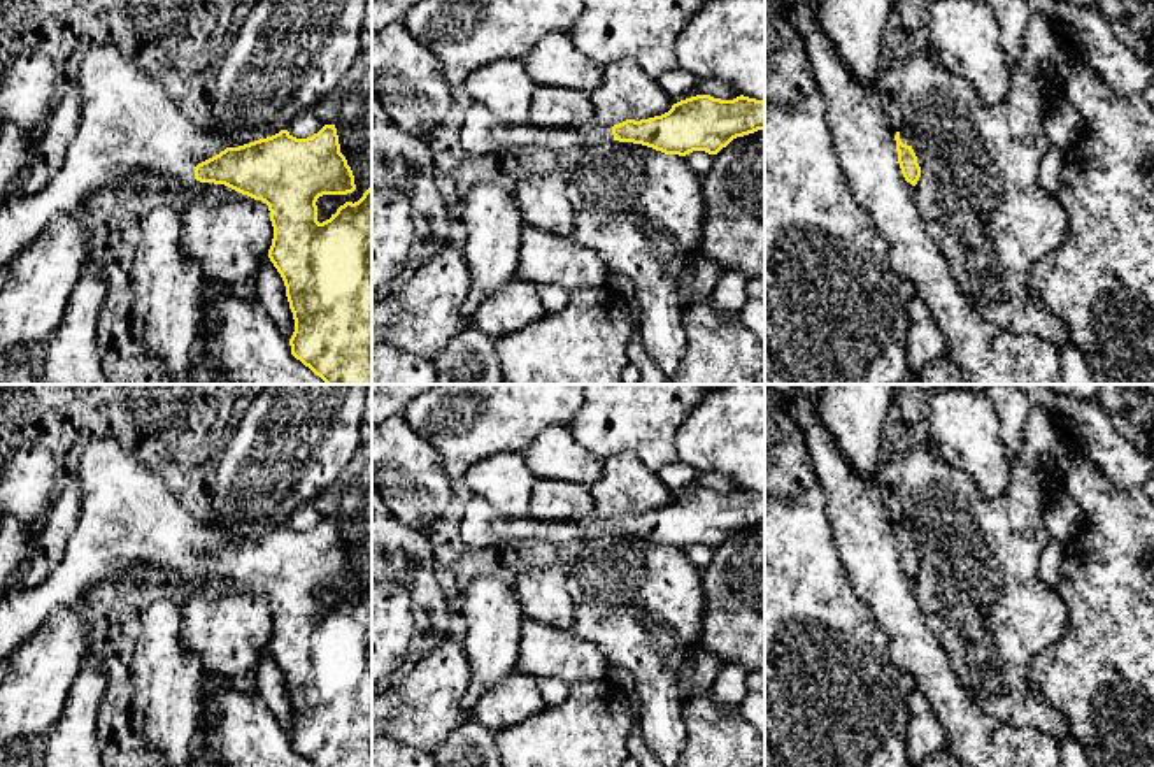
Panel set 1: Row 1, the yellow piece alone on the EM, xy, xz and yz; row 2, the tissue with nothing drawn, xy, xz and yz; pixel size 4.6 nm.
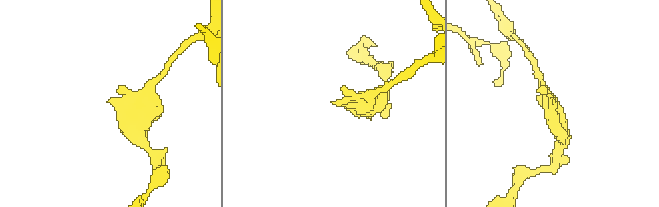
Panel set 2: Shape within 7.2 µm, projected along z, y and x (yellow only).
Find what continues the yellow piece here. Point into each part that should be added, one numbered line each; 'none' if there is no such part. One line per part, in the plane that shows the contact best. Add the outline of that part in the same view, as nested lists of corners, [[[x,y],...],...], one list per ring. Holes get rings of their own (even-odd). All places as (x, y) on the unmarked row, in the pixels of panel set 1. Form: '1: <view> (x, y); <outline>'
1: xy (128, 516); [[[112,435],[89,439],[79,460],[77,476],[81,518],[65,556],[42,584],[33,588],[16,584],[0,602],[0,662],[26,642],[53,613],[70,607],[95,583],[140,563],[189,576],[195,572],[195,560],[223,542],[209,521],[196,520],[172,497],[161,474]]]

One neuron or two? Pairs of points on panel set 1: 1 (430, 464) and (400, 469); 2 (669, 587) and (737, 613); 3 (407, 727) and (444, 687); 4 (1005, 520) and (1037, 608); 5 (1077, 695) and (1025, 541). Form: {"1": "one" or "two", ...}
{"1": "one", "2": "two", "3": "one", "4": "one", "5": "two"}

